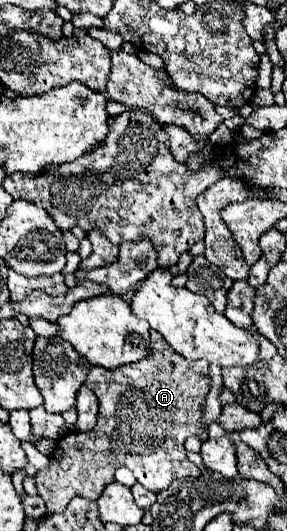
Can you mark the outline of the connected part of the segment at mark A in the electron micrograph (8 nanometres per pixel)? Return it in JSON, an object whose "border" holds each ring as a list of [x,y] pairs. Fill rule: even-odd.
{"border":[[[151,331],[151,353],[149,353],[149,355],[145,355],[145,357],[143,357],[141,361],[137,361],[137,363],[121,365],[121,367],[111,369],[111,371],[101,369],[101,367],[91,367],[91,371],[89,371],[89,375],[87,375],[87,379],[85,379],[85,385],[97,395],[97,401],[99,401],[97,425],[95,425],[93,431],[89,431],[89,433],[85,433],[85,435],[73,435],[73,433],[63,435],[63,437],[57,441],[57,447],[55,447],[55,451],[53,451],[51,457],[49,457],[49,467],[37,471],[37,491],[39,491],[39,495],[41,495],[41,497],[45,499],[45,503],[47,503],[47,513],[61,513],[61,511],[65,509],[65,505],[67,505],[73,497],[77,497],[77,495],[87,497],[87,499],[99,499],[101,493],[103,493],[103,487],[105,487],[107,483],[113,483],[113,481],[115,481],[115,471],[117,471],[117,467],[121,467],[121,465],[129,467],[129,469],[135,473],[135,479],[137,479],[145,489],[155,491],[155,493],[167,489],[167,485],[169,485],[173,479],[179,479],[179,477],[197,477],[197,475],[199,475],[199,469],[187,459],[187,451],[185,451],[185,445],[183,445],[183,443],[185,443],[185,439],[187,439],[189,435],[199,435],[201,431],[207,429],[207,425],[203,423],[203,405],[205,405],[205,399],[207,399],[207,393],[209,393],[209,385],[211,385],[211,381],[209,381],[209,363],[207,363],[207,361],[189,361],[189,359],[181,357],[177,351],[173,351],[173,349],[165,343],[165,339],[163,339],[161,335],[157,335],[155,331]]]}

